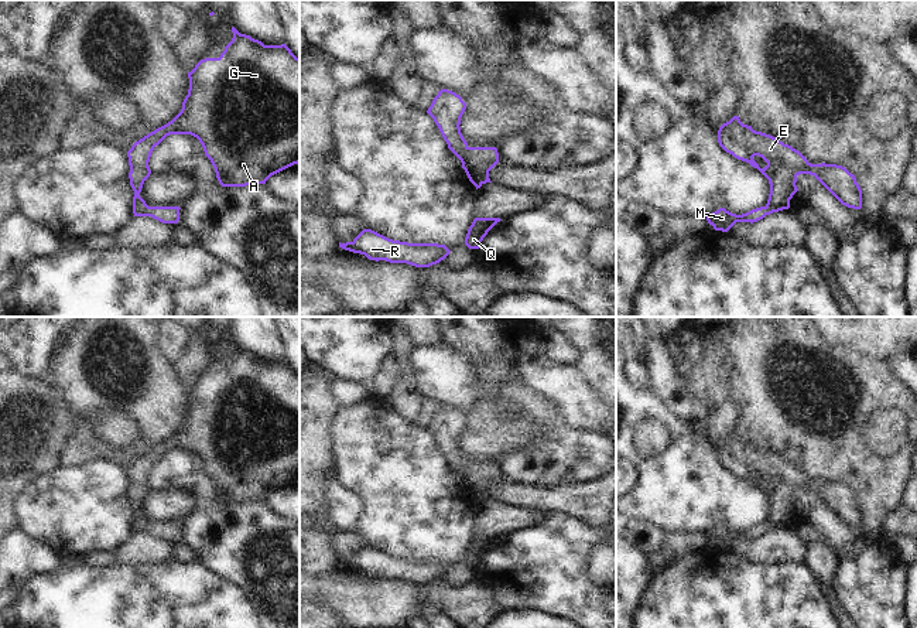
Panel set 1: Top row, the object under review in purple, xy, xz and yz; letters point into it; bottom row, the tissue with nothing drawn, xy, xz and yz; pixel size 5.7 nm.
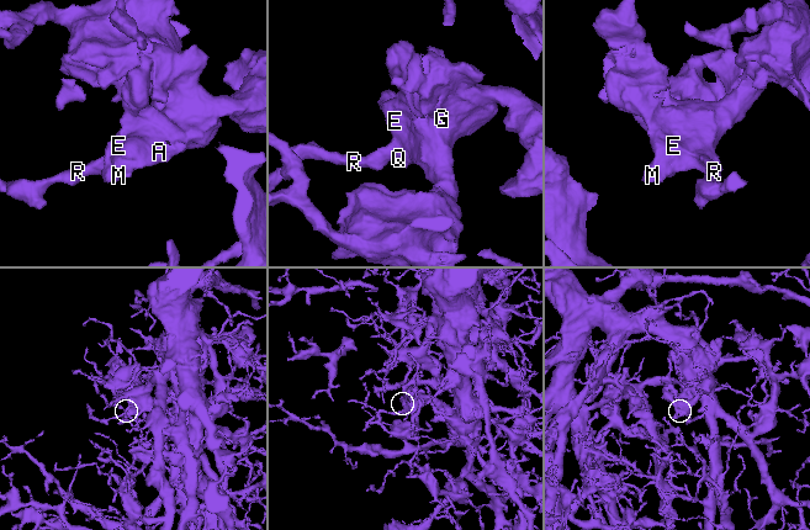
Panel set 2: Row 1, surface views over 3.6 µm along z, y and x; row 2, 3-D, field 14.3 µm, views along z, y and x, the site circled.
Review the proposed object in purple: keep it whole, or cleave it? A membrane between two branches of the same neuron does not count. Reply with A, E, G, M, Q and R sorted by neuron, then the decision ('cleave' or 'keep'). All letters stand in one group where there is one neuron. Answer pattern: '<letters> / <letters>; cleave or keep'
A E G M Q R; keep

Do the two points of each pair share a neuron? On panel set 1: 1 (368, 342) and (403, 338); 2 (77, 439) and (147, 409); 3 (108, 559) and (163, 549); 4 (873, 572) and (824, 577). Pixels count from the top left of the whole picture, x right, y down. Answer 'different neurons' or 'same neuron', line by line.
1: different neurons
2: same neuron
3: same neuron
4: different neurons

